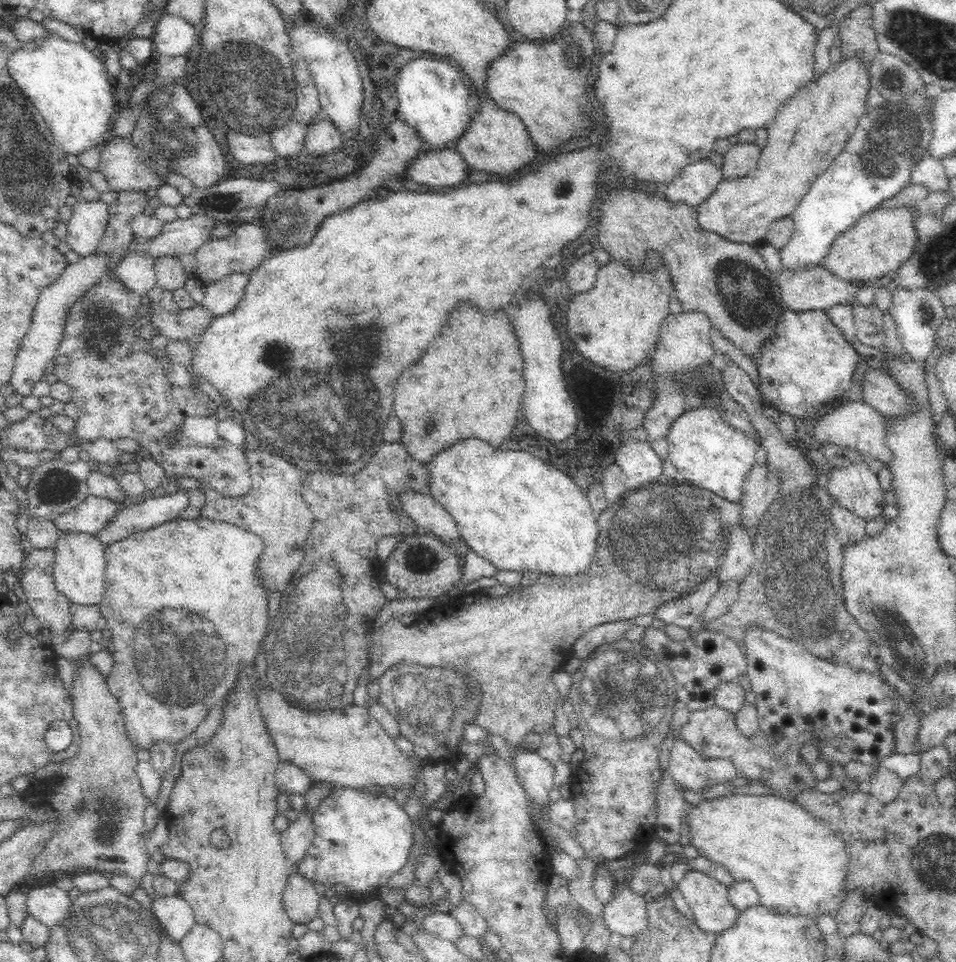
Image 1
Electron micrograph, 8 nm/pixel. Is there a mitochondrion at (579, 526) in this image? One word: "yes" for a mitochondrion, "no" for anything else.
no

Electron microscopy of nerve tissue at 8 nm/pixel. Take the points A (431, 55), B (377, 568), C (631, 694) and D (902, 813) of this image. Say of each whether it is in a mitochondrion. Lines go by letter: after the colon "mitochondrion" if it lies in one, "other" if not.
A: other
B: other
C: mitochondrion
D: other

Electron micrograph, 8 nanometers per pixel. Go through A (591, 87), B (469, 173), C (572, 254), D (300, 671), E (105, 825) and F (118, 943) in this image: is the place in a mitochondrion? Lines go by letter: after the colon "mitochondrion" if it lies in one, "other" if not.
A: other
B: other
C: other
D: mitochondrion
E: mitochondrion
F: mitochondrion

